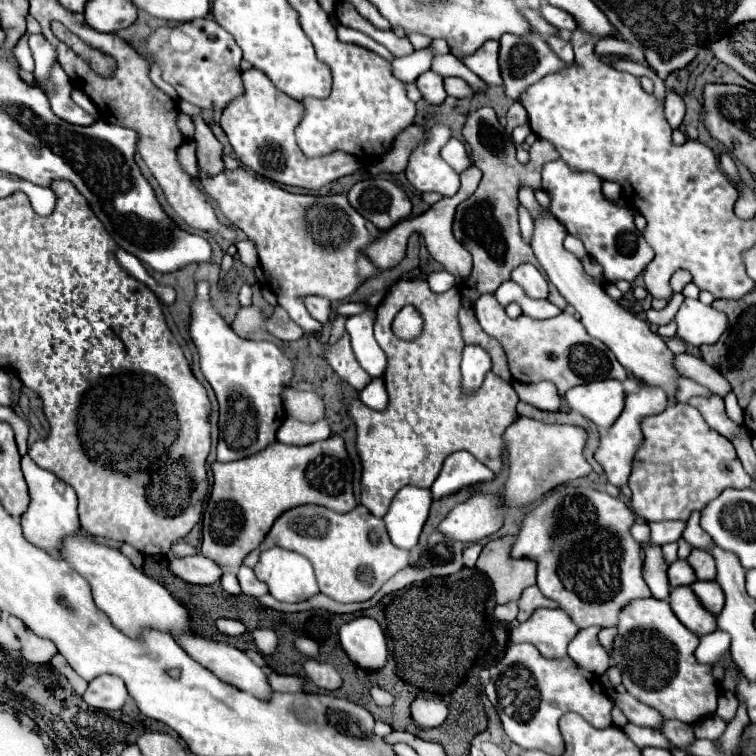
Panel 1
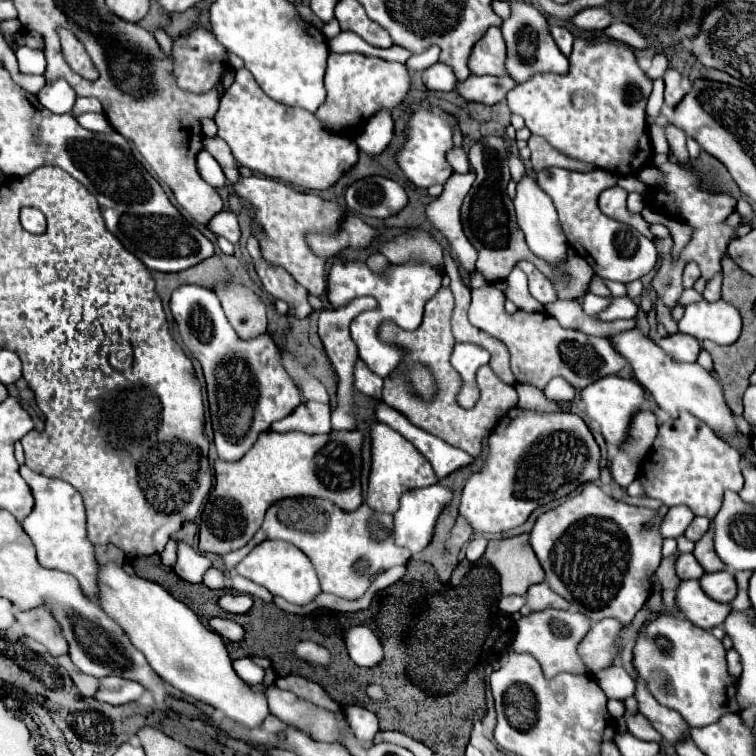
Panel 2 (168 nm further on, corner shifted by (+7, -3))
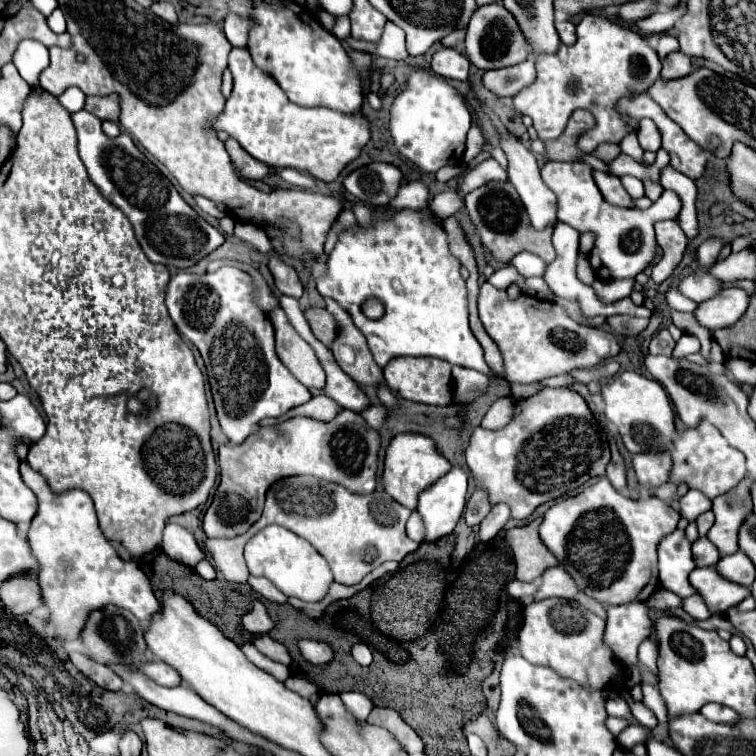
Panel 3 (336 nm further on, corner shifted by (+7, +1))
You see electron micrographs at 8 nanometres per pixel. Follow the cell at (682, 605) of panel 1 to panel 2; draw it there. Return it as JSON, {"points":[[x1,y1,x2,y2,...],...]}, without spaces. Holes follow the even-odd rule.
{"points":[[699,580,681,582,681,586,677,588,677,604,693,624,707,630,713,626,721,626,731,612,731,604,723,604,709,598,703,592]]}

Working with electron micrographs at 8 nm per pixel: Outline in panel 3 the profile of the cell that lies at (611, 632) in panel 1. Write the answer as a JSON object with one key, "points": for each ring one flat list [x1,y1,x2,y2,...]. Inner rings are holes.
{"points":[[629,700,629,706,631,706,633,718,635,718,641,726,645,726,645,728,649,728,649,730,653,730,653,728,657,726,655,714,653,714,645,704,641,704,641,702,631,702,631,700]]}

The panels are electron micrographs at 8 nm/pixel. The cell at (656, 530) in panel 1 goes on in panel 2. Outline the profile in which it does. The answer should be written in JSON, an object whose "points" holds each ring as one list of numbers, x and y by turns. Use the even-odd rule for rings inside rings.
{"points":[[689,506,669,508,669,512,665,514,663,524,661,524,663,538,679,538,687,530,687,526,693,522,693,518,695,518,695,514,691,512]]}

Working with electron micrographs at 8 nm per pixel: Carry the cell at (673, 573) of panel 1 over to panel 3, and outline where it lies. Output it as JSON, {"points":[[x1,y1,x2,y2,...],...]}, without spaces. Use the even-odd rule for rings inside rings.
{"points":[[703,536,703,538,699,538,695,544,693,544,693,548,691,548,691,552,693,552,693,558,695,558,695,564,697,564,697,568,705,568,705,566,715,566,717,562,719,562,719,552,717,552,717,548]]}

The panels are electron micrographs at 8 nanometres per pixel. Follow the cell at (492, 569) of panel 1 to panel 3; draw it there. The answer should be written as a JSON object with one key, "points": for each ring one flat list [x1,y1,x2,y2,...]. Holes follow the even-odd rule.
{"points":[[541,518,533,520,527,526,505,532,505,540,513,552,513,562,517,566,515,580,535,582,547,568,557,566,555,556,545,548,537,534,539,524]]}

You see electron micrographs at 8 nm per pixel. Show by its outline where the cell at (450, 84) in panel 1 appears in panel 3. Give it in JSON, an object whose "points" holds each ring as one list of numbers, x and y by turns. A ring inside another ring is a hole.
{"points":[[525,60,511,68,489,70,483,74,483,86,495,96,515,96,521,88,529,86,535,80,535,62]]}

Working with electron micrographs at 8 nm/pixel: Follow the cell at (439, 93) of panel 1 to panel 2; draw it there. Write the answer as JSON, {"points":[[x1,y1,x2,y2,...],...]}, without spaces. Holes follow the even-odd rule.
{"points":[[437,62,437,64,429,66,427,70,423,70,423,82,429,90,449,92,449,90,455,88,457,78,455,78,455,72,453,72,451,66,447,66,443,62]]}

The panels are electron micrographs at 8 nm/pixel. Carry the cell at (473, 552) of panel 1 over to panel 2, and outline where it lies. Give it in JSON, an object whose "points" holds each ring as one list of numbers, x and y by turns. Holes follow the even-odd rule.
{"points":[[475,536,475,538,467,544,467,560,469,560,469,562,477,562,477,560,483,556,483,552,485,552,487,542,489,542,489,538,485,538,485,536]]}

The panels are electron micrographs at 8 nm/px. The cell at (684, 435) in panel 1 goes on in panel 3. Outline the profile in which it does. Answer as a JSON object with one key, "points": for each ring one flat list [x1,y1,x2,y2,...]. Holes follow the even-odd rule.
{"points":[[701,422,701,426,685,428,675,438,669,480,673,484,687,484,691,490,701,490,713,500,745,480,745,456,739,450,731,448,725,438,721,438,721,434,709,426,709,422]]}

